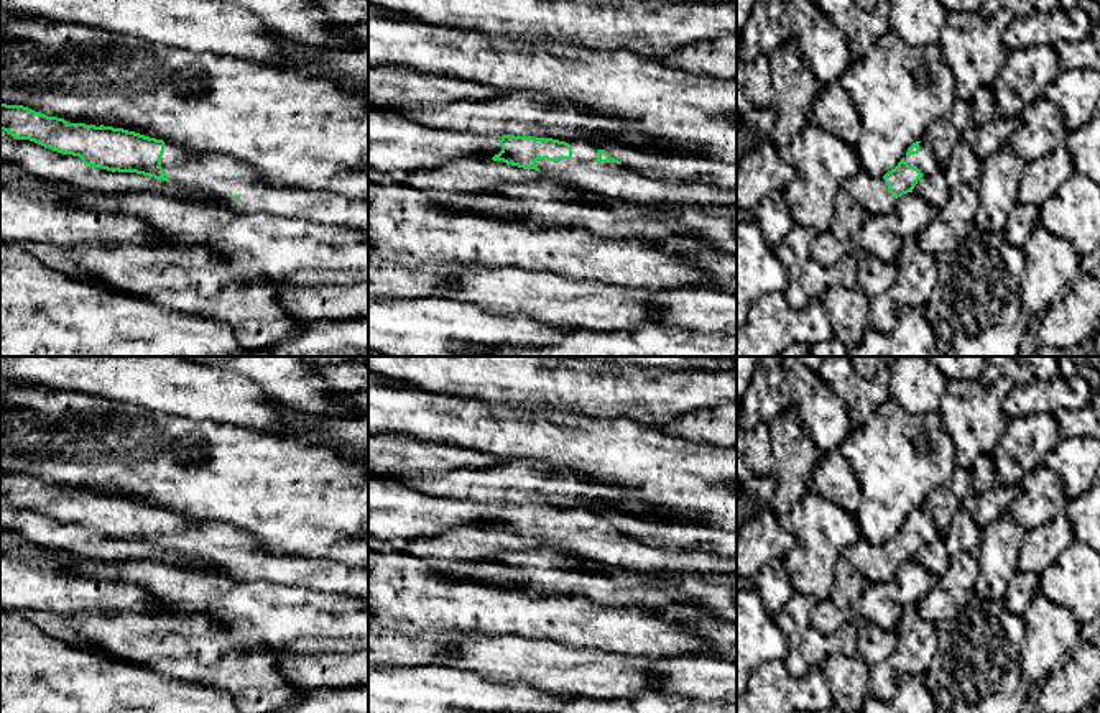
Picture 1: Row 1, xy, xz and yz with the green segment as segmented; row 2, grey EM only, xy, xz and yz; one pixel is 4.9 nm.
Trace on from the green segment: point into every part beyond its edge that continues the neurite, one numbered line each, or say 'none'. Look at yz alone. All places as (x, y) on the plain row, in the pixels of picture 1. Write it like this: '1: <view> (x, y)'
1: yz (926, 529)

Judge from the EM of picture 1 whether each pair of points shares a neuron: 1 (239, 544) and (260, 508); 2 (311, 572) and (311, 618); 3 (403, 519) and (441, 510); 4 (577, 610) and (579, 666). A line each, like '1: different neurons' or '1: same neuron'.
1: different neurons
2: different neurons
3: same neuron
4: different neurons

